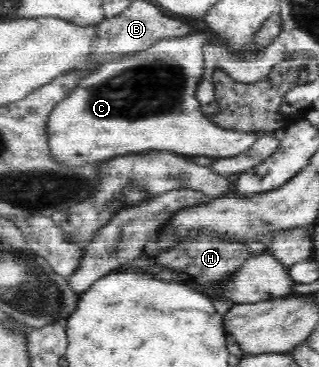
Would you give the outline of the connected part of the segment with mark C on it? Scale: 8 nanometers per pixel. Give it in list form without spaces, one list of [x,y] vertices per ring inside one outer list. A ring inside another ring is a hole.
[[[189,34],[189,38],[170,38],[140,53],[102,63],[99,69],[80,80],[79,86],[51,112],[48,118],[48,146],[52,158],[65,166],[85,166],[97,160],[112,159],[129,153],[149,149],[177,150],[177,154],[194,157],[207,156],[219,159],[243,154],[249,150],[261,132],[225,130],[211,123],[201,112],[202,104],[195,96],[204,74],[205,38],[203,34]],[[155,116],[171,116],[171,120],[155,120]]]

